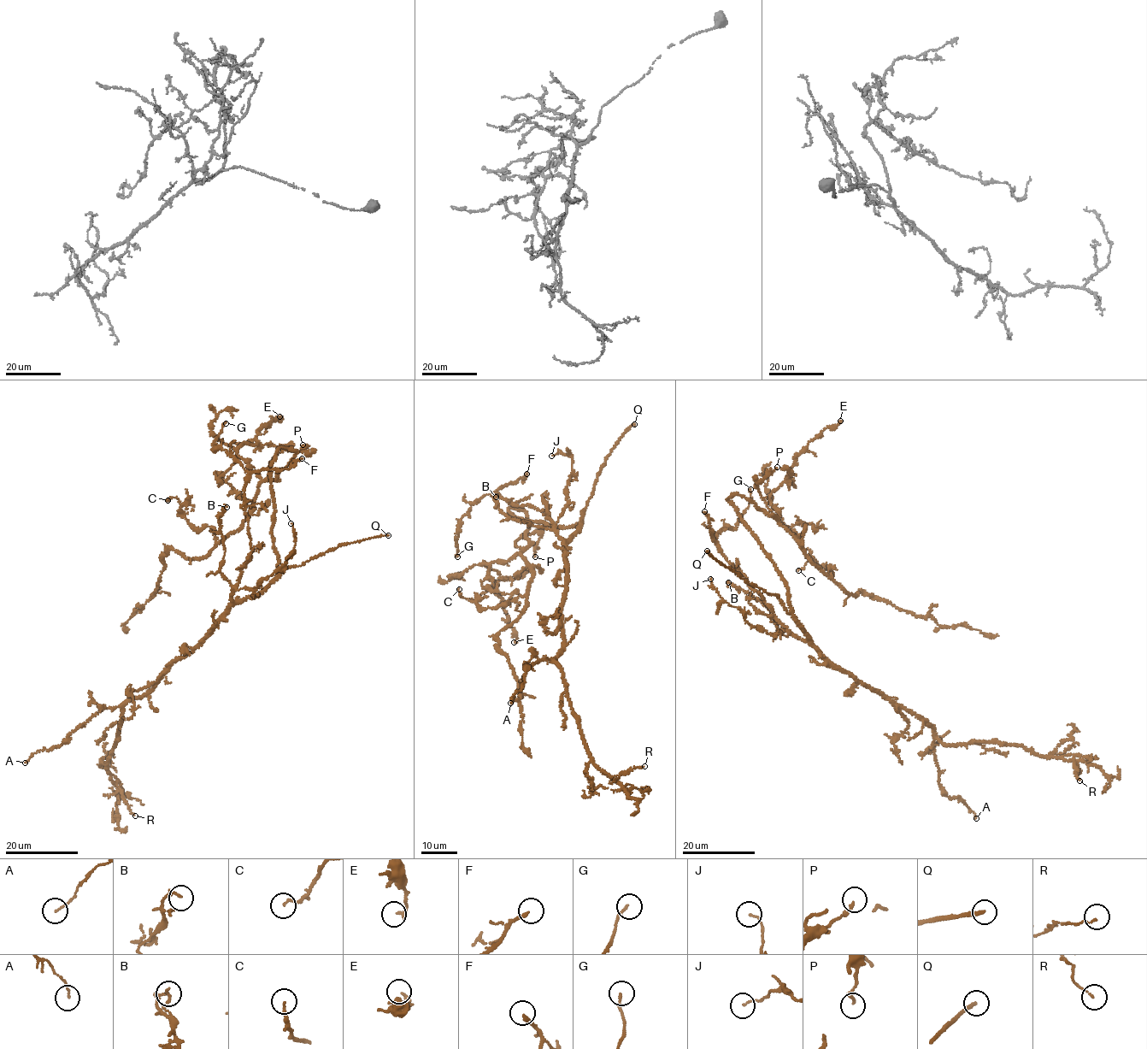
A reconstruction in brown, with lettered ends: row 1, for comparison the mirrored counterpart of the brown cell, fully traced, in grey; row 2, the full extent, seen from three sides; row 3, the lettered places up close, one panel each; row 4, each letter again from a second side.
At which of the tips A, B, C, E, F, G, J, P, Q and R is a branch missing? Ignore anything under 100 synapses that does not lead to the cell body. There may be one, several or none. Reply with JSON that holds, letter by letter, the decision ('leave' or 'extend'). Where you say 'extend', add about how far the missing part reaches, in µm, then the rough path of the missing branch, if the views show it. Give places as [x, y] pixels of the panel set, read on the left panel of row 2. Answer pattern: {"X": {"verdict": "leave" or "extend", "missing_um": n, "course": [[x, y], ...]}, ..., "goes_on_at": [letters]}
{"A": {"verdict": "leave"}, "B": {"verdict": "leave"}, "C": {"verdict": "leave"}, "E": {"verdict": "leave"}, "F": {"verdict": "leave"}, "G": {"verdict": "leave"}, "J": {"verdict": "leave"}, "P": {"verdict": "leave"}, "Q": {"verdict": "extend", "missing_um": 50}, "R": {"verdict": "leave"}, "goes_on_at": ["Q"]}

